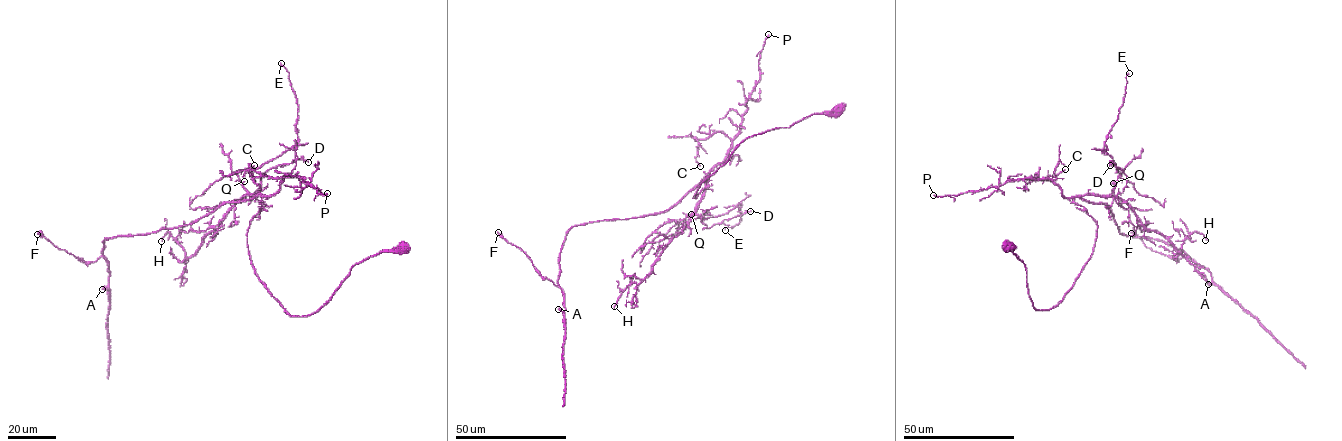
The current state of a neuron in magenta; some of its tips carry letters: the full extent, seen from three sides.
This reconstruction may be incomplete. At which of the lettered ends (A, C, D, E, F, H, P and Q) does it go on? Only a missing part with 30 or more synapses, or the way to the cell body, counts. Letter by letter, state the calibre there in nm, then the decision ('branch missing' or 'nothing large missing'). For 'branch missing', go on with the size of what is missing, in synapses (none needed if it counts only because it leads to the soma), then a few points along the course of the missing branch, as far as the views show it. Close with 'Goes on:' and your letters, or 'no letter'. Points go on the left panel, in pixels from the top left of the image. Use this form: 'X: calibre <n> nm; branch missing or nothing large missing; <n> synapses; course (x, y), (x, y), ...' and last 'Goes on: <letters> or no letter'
A: calibre 600 nm; nothing large missing
C: calibre 140 nm; nothing large missing
D: calibre 150 nm; nothing large missing
E: calibre 100 nm; nothing large missing
F: calibre 200 nm; nothing large missing
H: calibre 240 nm; nothing large missing
P: calibre 130 nm; nothing large missing
Q: calibre 130 nm; nothing large missing
Goes on: no letter

